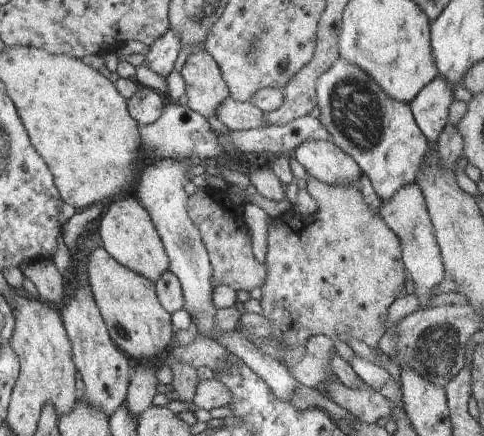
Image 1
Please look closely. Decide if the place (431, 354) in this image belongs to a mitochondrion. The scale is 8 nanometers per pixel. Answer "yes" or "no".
yes

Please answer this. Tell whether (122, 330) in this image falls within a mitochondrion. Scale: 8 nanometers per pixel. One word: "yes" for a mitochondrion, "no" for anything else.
yes

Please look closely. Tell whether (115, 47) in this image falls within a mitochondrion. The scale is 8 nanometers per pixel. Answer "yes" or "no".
no

